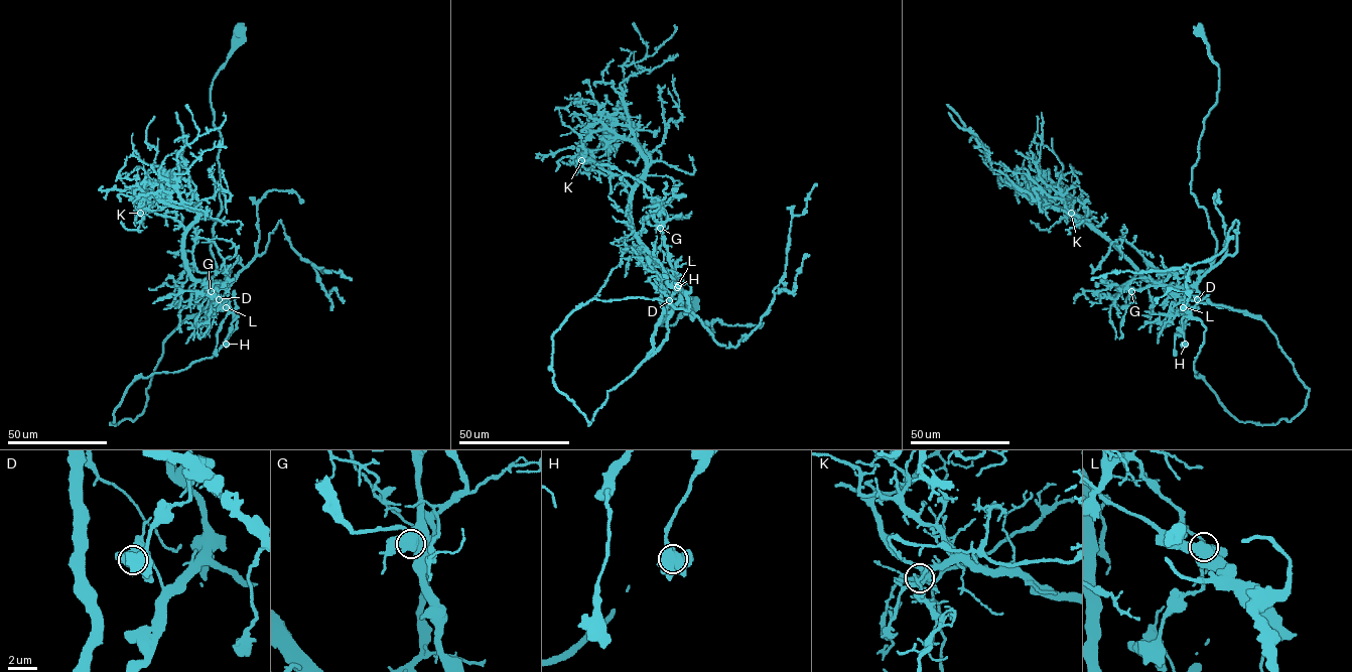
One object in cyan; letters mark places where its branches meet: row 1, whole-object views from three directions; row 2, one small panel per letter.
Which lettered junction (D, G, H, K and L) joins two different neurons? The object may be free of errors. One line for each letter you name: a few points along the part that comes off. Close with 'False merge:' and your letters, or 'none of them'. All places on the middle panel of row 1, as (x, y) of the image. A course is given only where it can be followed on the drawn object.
False merge: none of them

